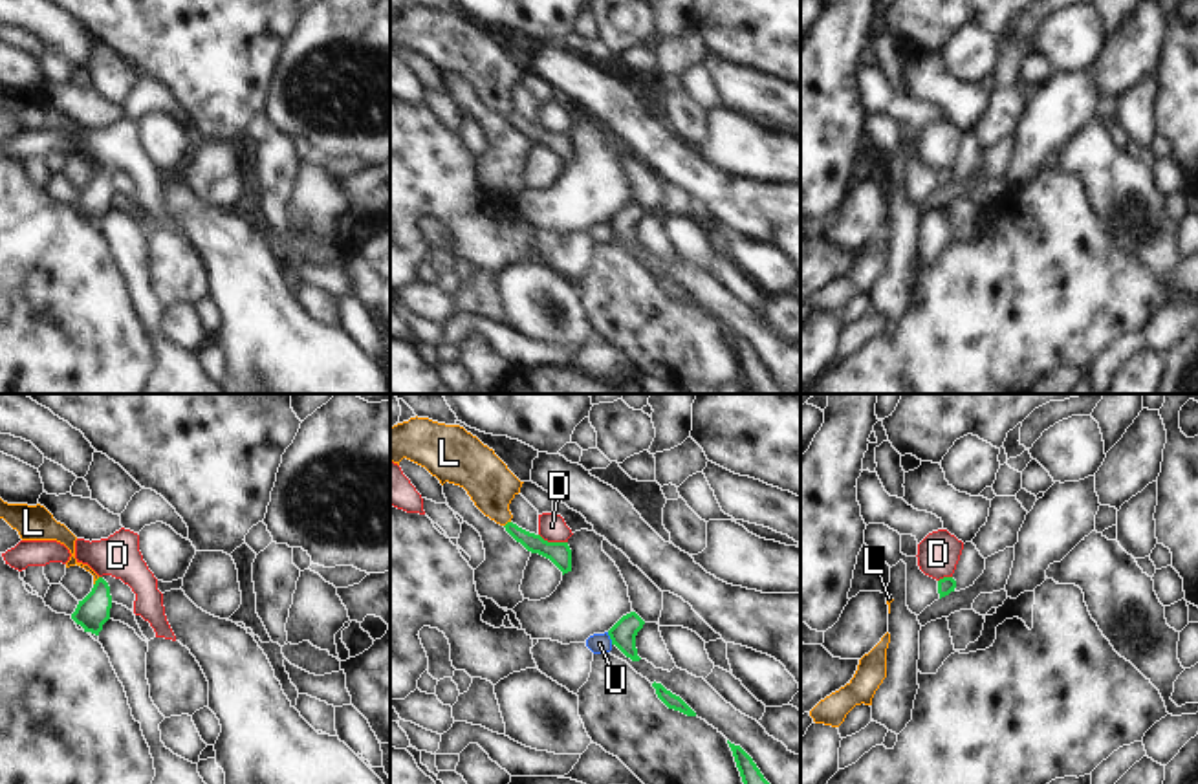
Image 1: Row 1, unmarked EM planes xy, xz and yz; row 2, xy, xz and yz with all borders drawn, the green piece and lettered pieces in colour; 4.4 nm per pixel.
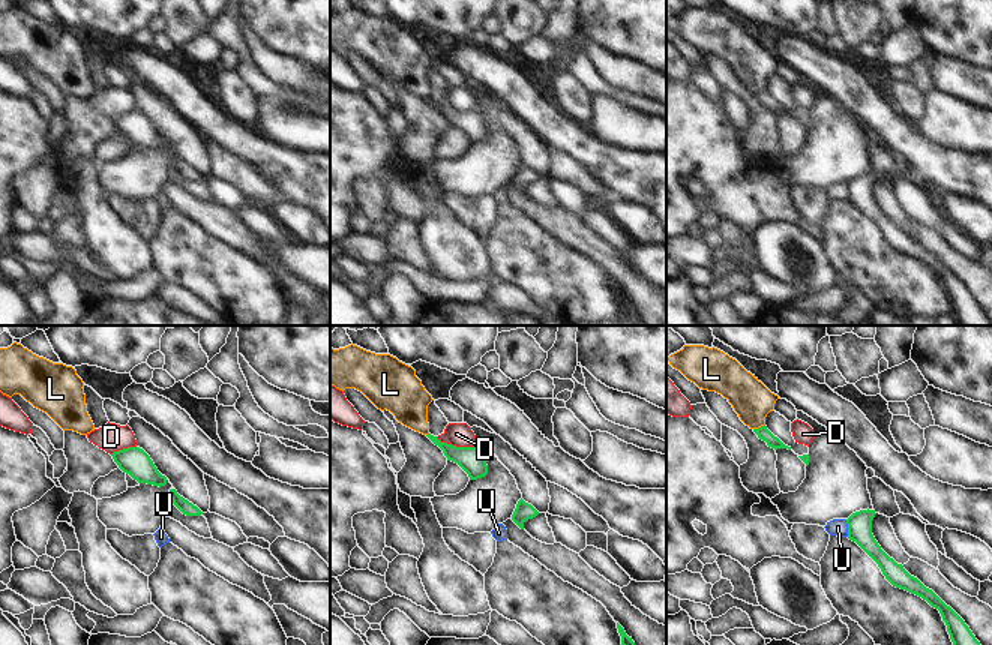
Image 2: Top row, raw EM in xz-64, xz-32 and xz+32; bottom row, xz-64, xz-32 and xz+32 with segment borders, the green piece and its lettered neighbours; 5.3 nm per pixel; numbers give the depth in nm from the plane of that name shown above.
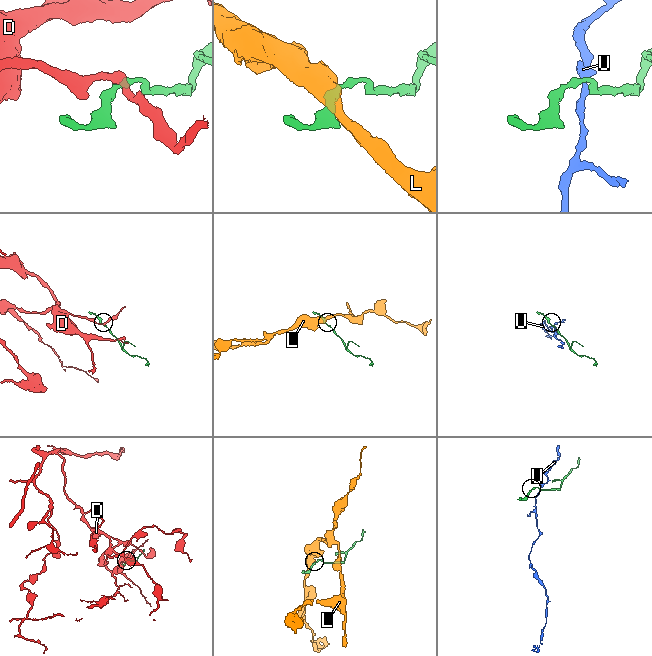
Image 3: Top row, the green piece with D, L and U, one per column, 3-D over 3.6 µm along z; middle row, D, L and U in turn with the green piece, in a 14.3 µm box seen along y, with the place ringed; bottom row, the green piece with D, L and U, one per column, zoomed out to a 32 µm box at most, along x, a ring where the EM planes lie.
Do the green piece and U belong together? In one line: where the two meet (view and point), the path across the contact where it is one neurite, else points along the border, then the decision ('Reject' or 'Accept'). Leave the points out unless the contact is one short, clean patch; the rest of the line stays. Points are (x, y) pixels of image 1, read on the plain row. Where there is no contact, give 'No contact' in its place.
Touches green at xz (610, 228). Boundary: xz (607, 222), (612, 233). Reject

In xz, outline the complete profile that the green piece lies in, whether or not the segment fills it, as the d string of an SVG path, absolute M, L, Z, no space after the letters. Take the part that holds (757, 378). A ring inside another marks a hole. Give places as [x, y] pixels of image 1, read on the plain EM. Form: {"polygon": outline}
{"polygon": "M729 330L727 333L744 372L744 385L755 394L780 394L771 374L764 368L753 348L740 335L735 335Z"}

